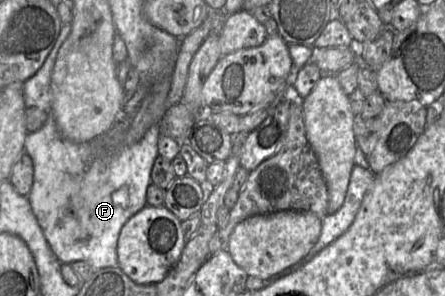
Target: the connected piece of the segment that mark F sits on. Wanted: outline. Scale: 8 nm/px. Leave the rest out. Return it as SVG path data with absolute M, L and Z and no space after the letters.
M71 23L62 24L55 44L44 63L32 77L23 83L25 108L37 107L48 115L41 129L34 133L28 133L25 139L24 152L31 157L34 165L33 185L27 197L51 251L61 264L85 261L95 270L100 270L118 266L117 243L121 229L132 216L147 205L146 192L151 184L151 170L155 159L159 156L160 124L150 127L139 142L131 146L119 144L116 148L112 148L106 156L99 157L91 165L85 164L91 154L91 145L102 138L82 144L63 138L58 131L51 104L51 73L59 49L71 29Z

